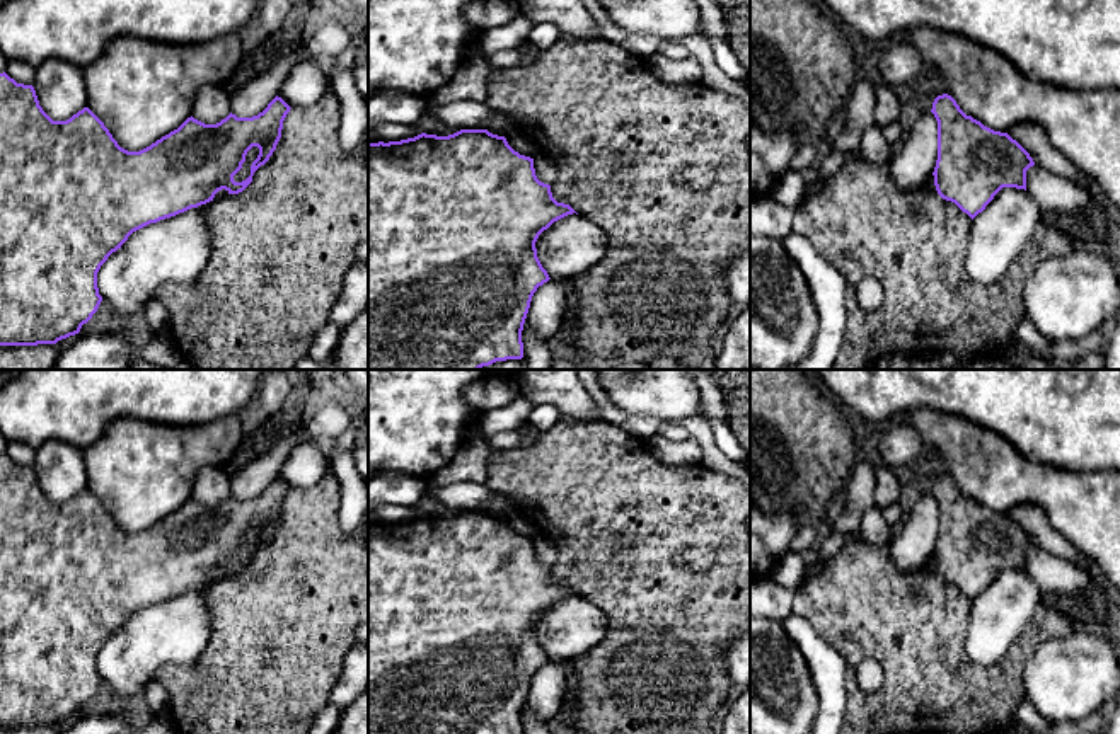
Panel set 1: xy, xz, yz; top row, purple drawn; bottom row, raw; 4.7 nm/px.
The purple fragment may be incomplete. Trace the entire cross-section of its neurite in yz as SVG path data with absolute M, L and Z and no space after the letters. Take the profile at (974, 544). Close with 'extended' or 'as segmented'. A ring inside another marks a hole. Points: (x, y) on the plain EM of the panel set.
M948 475L934 480L931 494L938 502L932 557L943 581L973 601L1002 569L1026 572L1026 552L1035 543L1016 521L967 497Z; as segmented

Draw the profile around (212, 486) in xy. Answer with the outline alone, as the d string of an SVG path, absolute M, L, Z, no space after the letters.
M208 465L199 470L193 484L193 499L205 506L216 506L230 496L230 475L220 468Z

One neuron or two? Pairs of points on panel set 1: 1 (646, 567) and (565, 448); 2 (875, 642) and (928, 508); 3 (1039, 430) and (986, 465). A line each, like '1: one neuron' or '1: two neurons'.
1: one neuron
2: two neurons
3: two neurons

